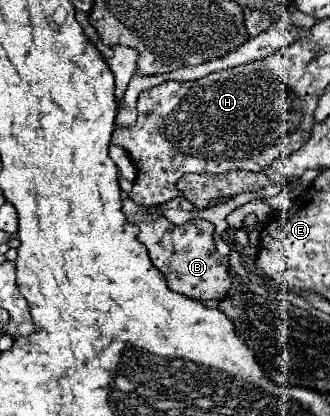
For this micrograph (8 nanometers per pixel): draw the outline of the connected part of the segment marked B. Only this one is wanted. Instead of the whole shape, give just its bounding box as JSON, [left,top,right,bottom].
[127,214,231,300]

